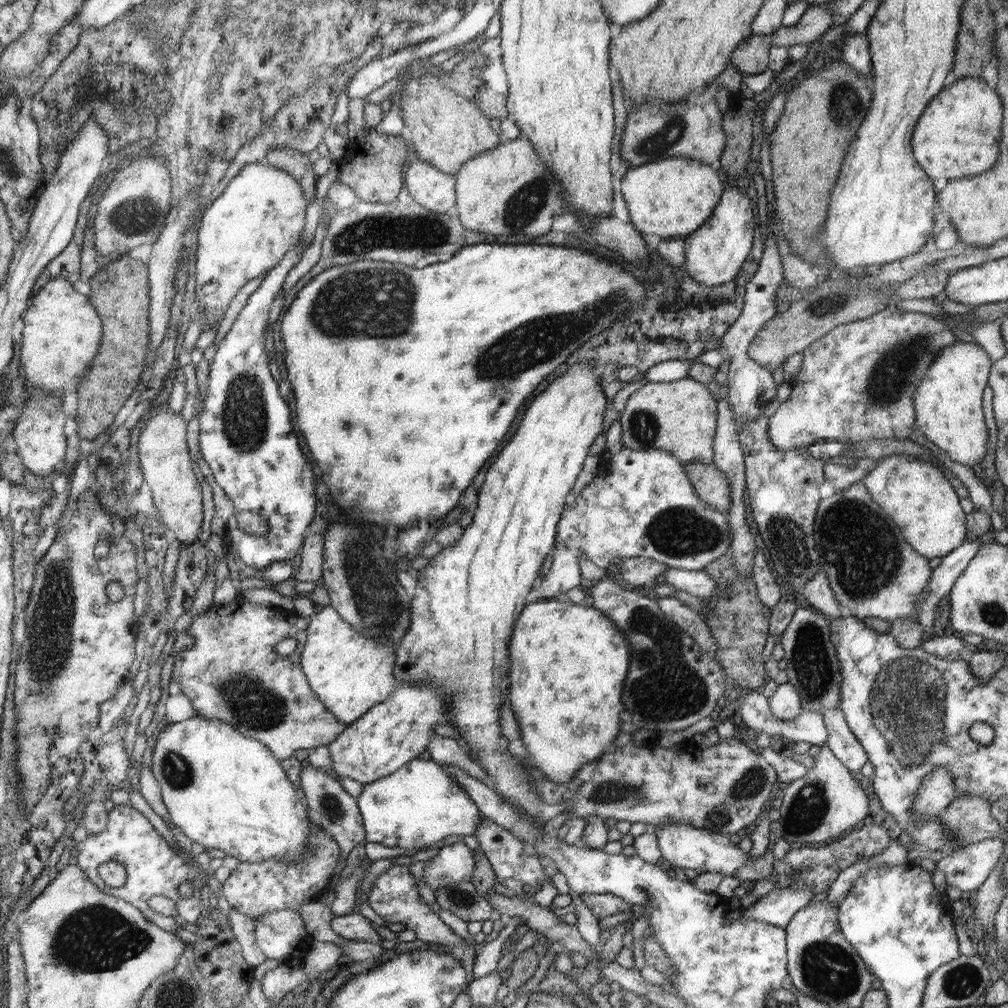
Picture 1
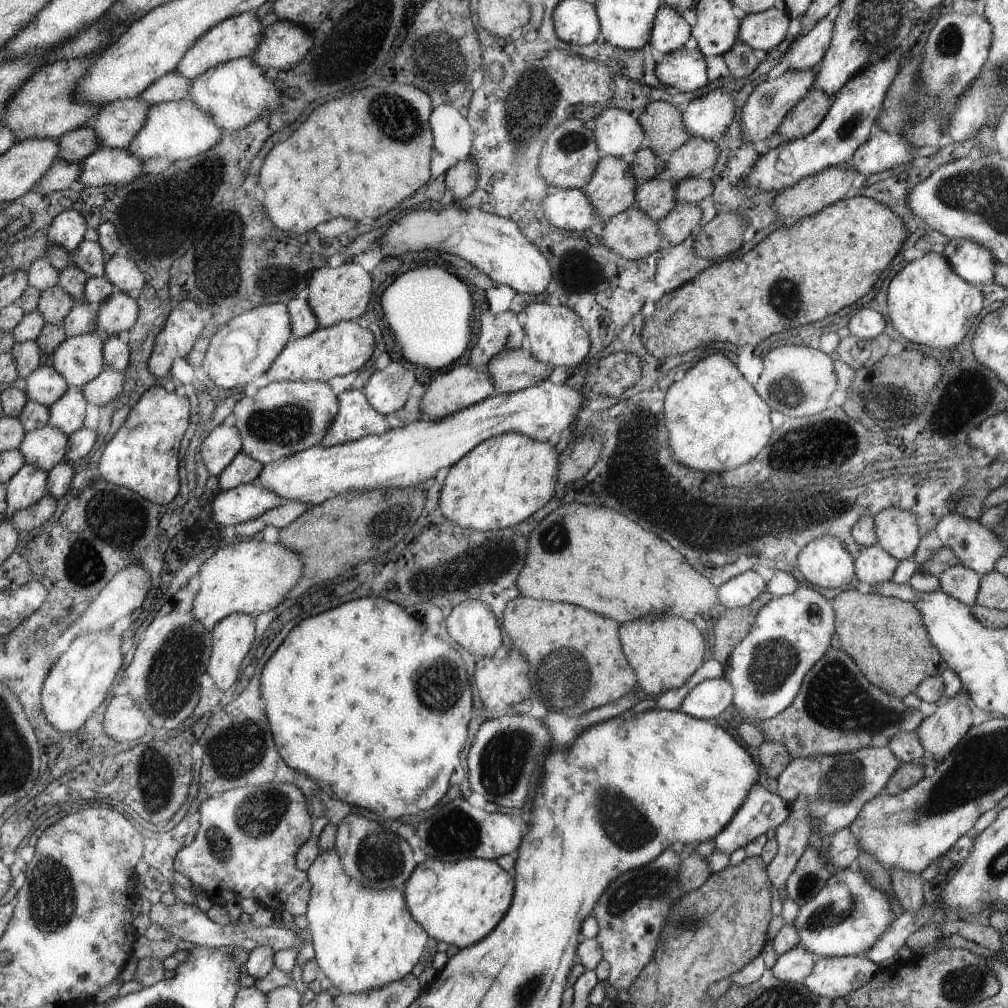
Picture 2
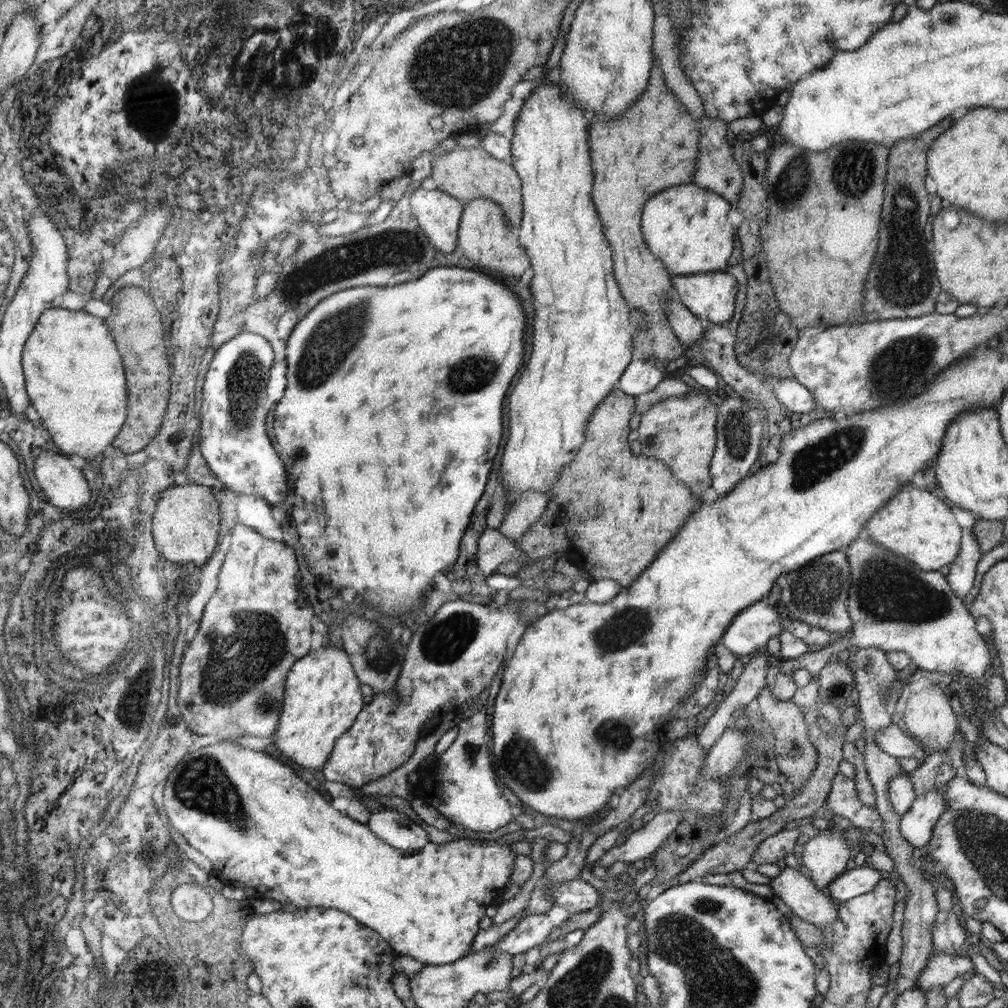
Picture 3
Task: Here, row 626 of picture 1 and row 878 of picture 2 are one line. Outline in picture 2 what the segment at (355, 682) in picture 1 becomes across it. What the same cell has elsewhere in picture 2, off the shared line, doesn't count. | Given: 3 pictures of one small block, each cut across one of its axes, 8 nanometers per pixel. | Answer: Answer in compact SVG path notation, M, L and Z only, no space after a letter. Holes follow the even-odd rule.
M336 849L321 852L312 865L306 870L312 888L309 908L306 912L308 919L307 932L312 936L312 944L316 951L320 977L326 977L332 986L340 989L342 994L364 994L370 990L378 990L386 984L392 984L411 974L414 964L418 964L422 950L426 948L428 934L417 924L405 902L403 891L396 888L376 890L358 884L342 870L341 858Z

